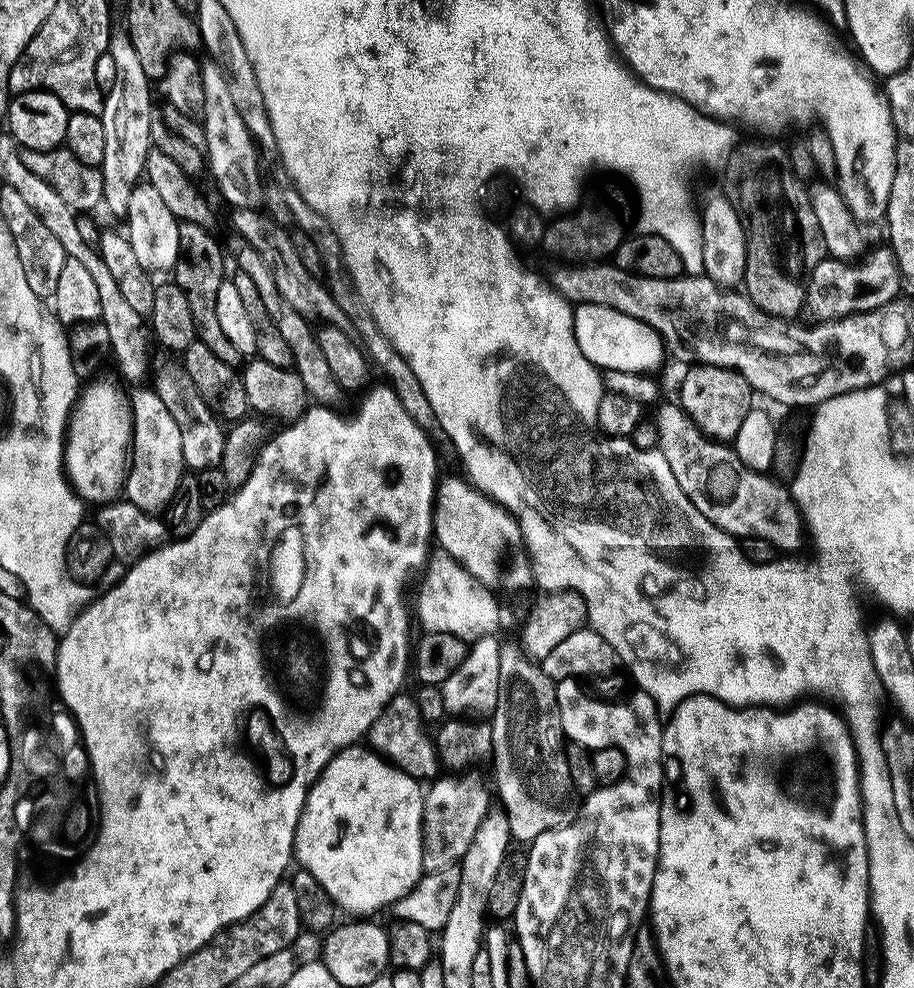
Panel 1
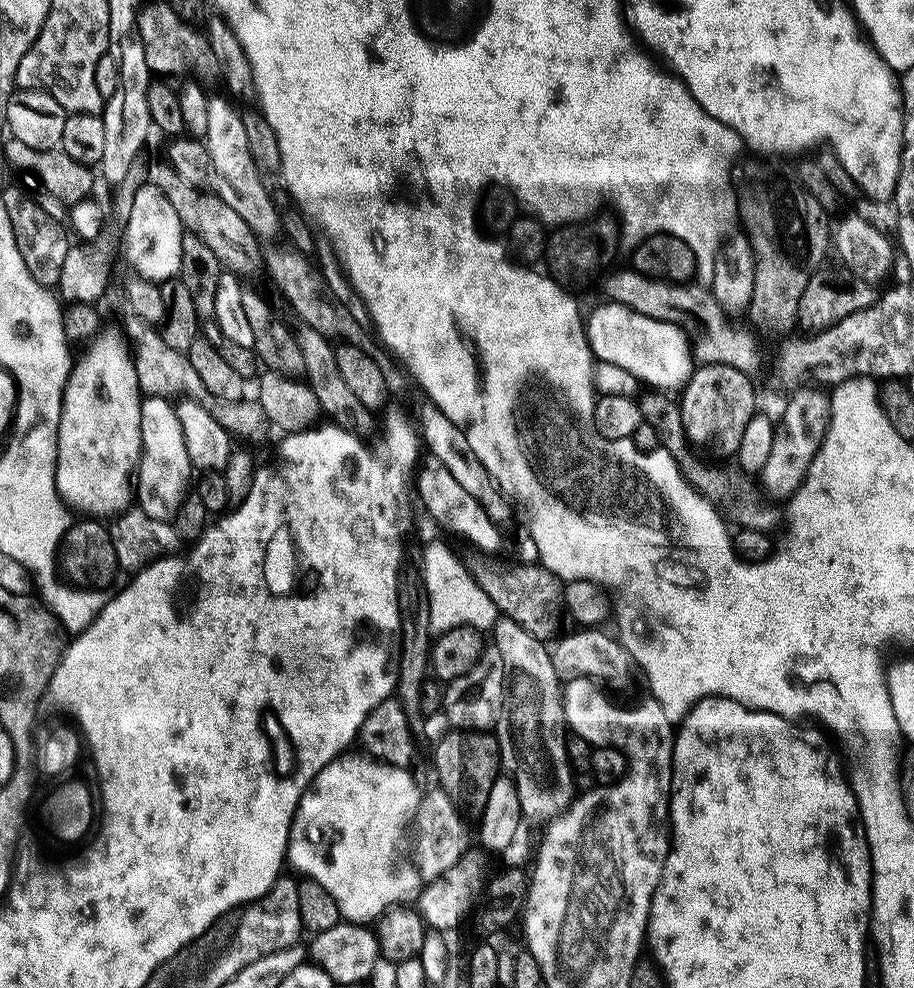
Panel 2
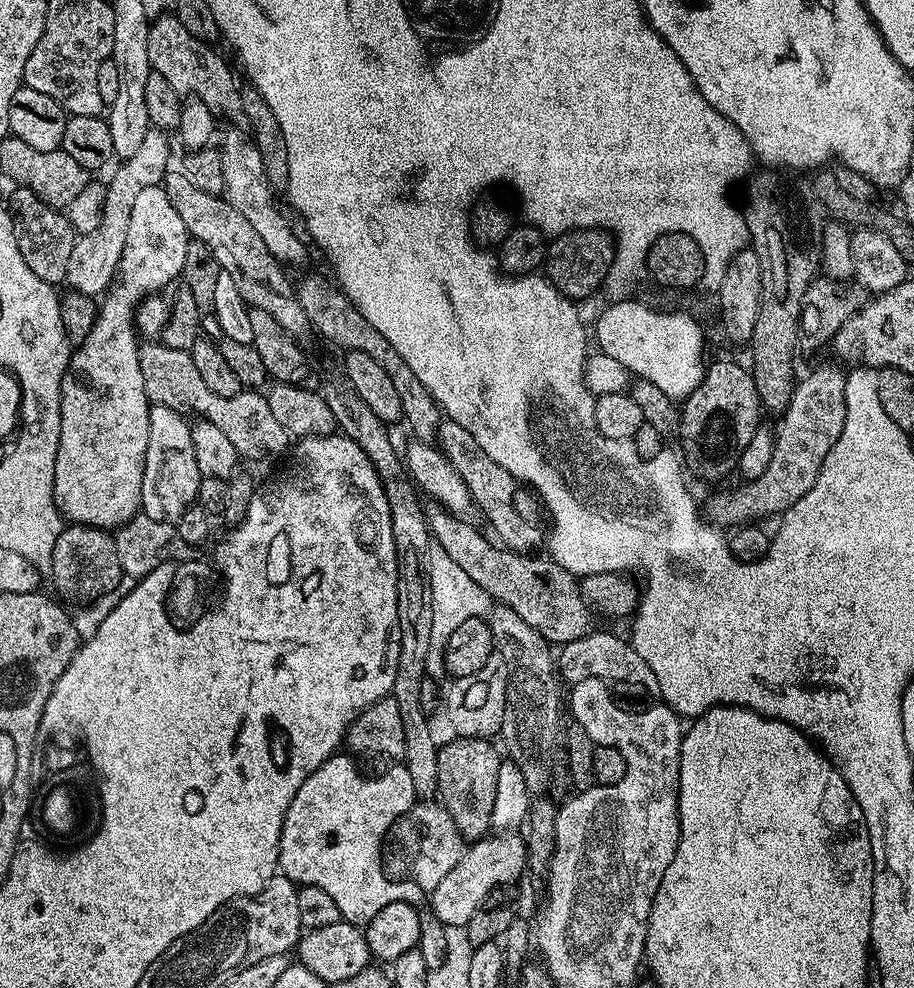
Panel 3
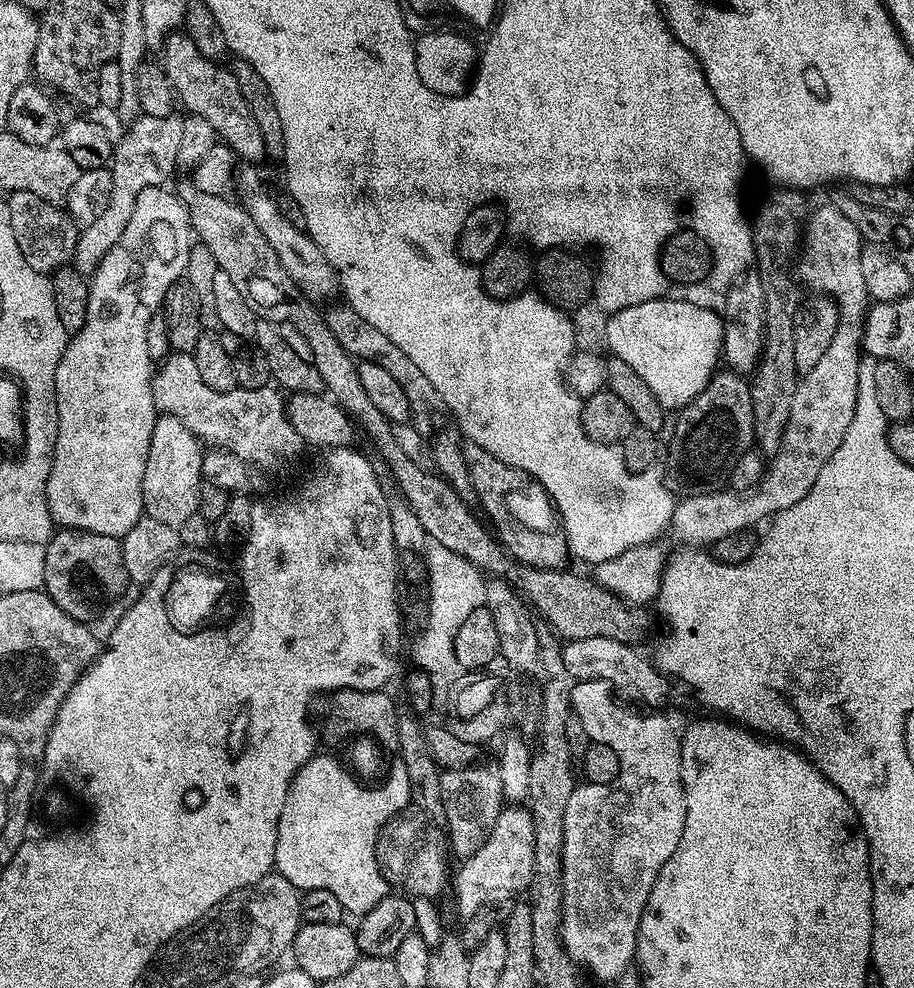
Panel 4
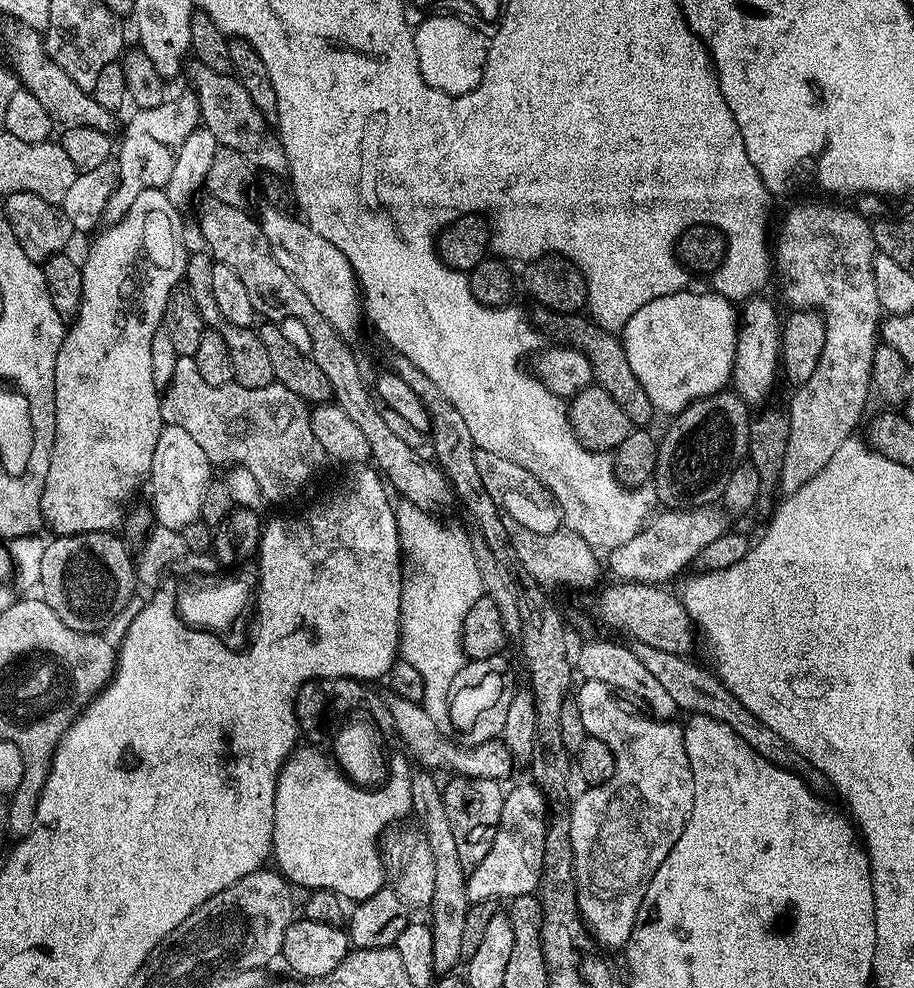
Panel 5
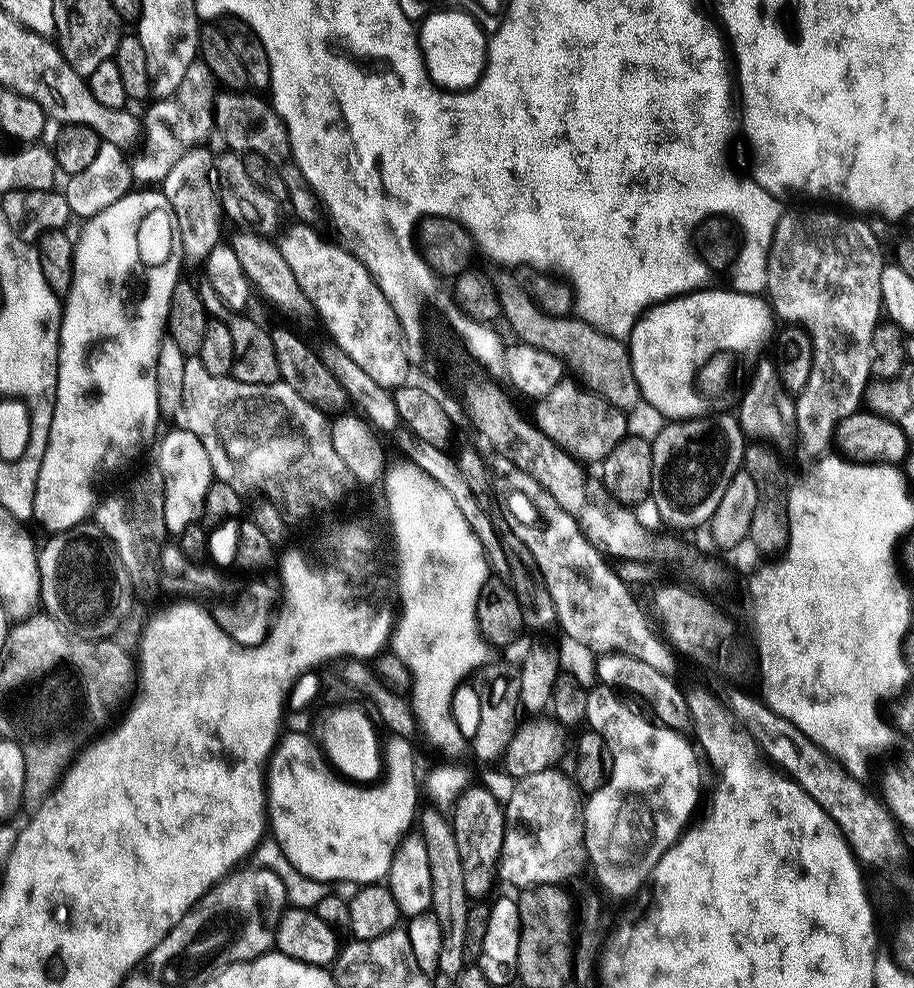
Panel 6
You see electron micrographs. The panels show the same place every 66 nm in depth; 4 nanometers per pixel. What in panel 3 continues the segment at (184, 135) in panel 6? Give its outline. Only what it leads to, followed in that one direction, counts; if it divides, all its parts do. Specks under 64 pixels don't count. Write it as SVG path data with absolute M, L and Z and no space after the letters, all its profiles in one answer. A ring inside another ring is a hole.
M149 130L138 150L134 151L132 157L125 159L120 164L121 168L112 176L112 181L107 181L104 193L104 209L102 218L98 222L98 228L93 233L77 235L74 242L74 250L67 259L65 281L67 287L74 292L81 292L87 296L96 298L106 292L113 281L114 275L120 267L122 250L126 246L126 234L130 230L130 210L134 210L134 198L138 198L138 193L146 190L146 186L160 184L163 176L169 171L168 165L168 140L169 137L159 130Z

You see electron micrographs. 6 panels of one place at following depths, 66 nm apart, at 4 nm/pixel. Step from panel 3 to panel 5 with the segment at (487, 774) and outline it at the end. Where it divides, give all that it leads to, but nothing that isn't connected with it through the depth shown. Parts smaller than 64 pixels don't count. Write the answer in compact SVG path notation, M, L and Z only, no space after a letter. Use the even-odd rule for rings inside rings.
M453 775L450 780L442 788L446 818L450 818L458 859L462 861L465 872L469 873L475 870L478 862L482 862L482 858L486 858L486 854L490 854L490 846L494 846L494 834L502 818L505 789L501 781L490 778Z

